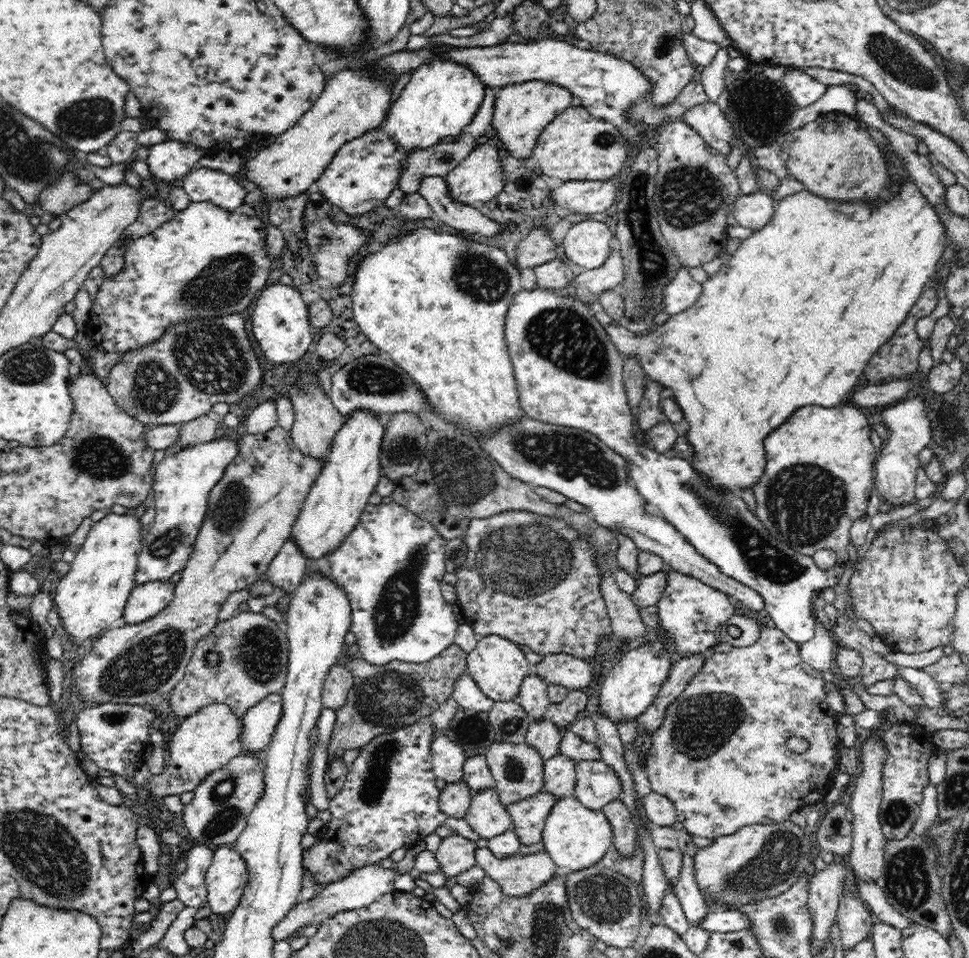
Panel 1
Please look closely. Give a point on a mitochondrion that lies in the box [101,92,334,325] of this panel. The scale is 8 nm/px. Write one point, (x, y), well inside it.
(221, 283)

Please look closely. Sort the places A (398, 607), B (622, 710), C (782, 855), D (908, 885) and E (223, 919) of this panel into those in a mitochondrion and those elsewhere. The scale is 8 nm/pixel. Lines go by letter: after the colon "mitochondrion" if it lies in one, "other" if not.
A: mitochondrion
B: other
C: mitochondrion
D: mitochondrion
E: other

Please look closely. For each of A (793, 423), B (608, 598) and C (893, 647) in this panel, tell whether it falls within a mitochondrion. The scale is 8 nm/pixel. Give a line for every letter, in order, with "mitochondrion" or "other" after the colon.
A: other
B: other
C: other

